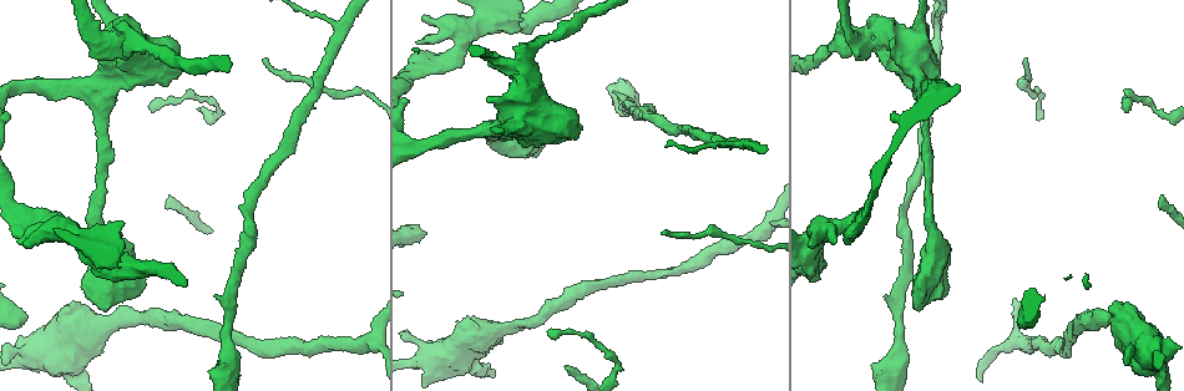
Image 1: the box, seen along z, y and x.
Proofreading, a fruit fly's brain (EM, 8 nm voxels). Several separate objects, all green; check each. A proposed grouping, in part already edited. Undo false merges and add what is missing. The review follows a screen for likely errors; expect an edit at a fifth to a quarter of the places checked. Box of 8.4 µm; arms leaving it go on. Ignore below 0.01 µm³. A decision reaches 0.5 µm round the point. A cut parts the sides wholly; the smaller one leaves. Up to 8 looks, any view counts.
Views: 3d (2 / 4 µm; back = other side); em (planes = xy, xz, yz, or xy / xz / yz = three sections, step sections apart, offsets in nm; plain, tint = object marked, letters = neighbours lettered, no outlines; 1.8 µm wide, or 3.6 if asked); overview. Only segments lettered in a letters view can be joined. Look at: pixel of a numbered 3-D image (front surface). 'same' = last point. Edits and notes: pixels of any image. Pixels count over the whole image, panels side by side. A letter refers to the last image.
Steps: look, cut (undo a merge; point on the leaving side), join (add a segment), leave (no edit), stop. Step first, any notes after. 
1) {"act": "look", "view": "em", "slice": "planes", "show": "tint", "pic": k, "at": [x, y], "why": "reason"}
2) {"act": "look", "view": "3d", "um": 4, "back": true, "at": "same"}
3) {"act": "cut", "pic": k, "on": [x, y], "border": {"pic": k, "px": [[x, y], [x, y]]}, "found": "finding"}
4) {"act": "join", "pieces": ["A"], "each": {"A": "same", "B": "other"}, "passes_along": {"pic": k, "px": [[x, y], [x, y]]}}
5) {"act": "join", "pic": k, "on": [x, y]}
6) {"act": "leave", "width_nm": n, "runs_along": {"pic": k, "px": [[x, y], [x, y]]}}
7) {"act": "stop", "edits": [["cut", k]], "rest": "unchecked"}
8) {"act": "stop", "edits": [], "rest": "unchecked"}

{"act": "look", "view": "3d", "um": 2, "back": true, "pic": 1, "at": [647, 111], "why": "thin neck"}

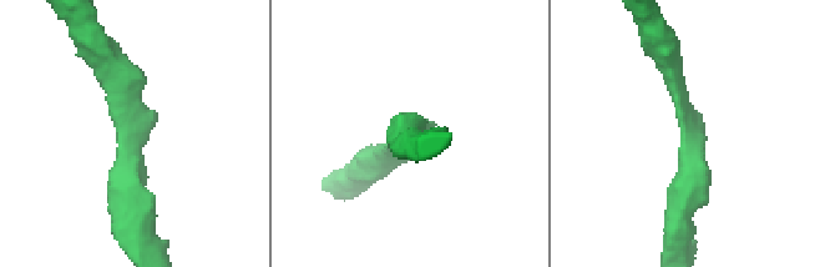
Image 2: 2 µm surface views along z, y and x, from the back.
{"act": "look", "view": "em", "slice": "xy", "step": 16, "show": "letters", "pic": 2, "at": [131, 126], "arm_widths_nm": [220, 260]}

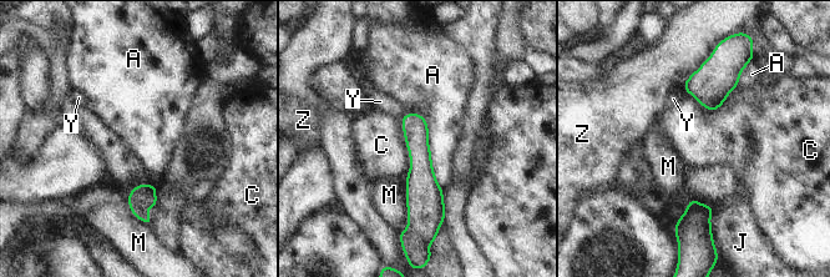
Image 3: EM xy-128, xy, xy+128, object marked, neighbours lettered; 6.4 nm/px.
{"act": "leave", "width_nm": 170, "each": {"A": "other", "C": "other", "J": "other", "M": "other", "Y": "other", "Z": "other"}, "runs_along": {"pic": 3, "px": [[406, 116], [419, 149], [411, 215]]}, "found": "continuous, no second neuron"}

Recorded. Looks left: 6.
{"act": "look", "view": "3d", "um": 4, "pic": 1, "at": [565, 124], "why": "sudden change in width"}

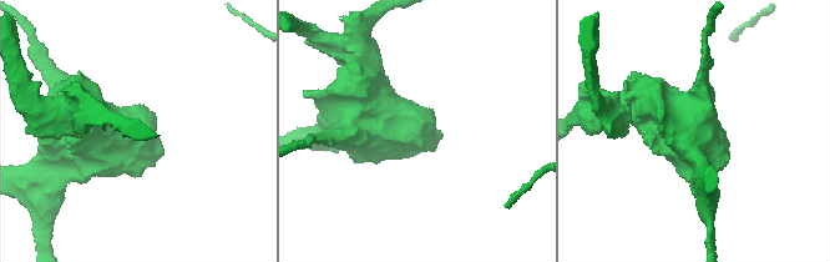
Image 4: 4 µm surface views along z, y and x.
{"act": "look", "view": "em", "slice": "planes", "show": "plain", "pic": 4, "at": [416, 131]}

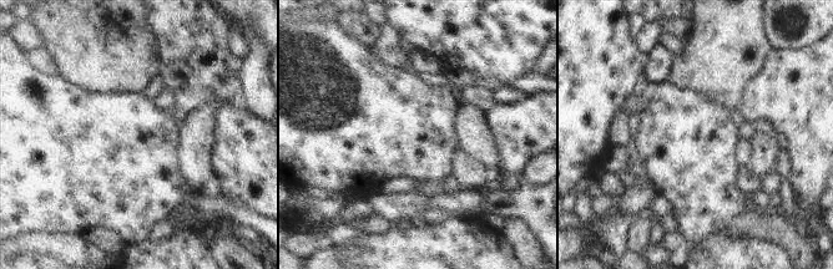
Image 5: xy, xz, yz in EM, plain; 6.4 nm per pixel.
{"act": "look", "view": "em", "slice": "planes", "show": "letters", "at": "same", "why": "what lies round it"}

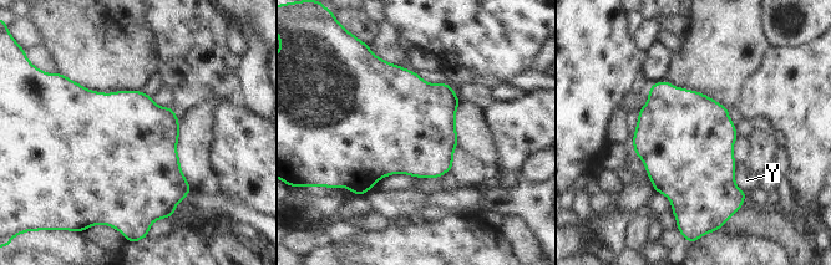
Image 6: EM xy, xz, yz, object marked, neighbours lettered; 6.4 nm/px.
{"act": "leave", "longest_contact_nm": ["Y", 220], "each": {"Y": "other"}, "found": "all the same neuron"}

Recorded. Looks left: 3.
{"act": "look", "view": "em", "um": 3.6, "slice": "planes", "show": "letters", "pic": 1, "at": [1151, 358], "why": "thick turns thin"}

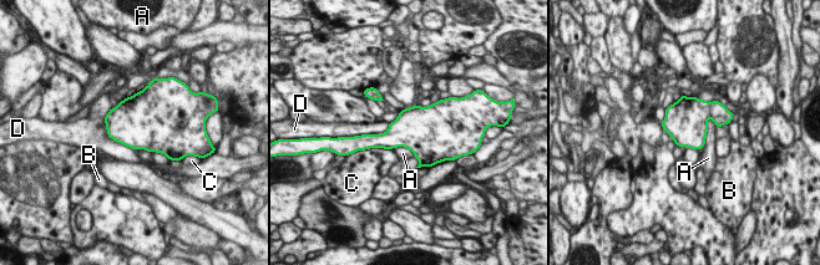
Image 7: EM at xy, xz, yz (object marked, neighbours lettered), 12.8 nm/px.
{"act": "leave", "each": {"A": "other", "B": "other", "C": "other", "D": "other"}, "found": "one neuron here"}

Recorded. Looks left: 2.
{"act": "stop", "edits": [], "rest": "unchecked"}

